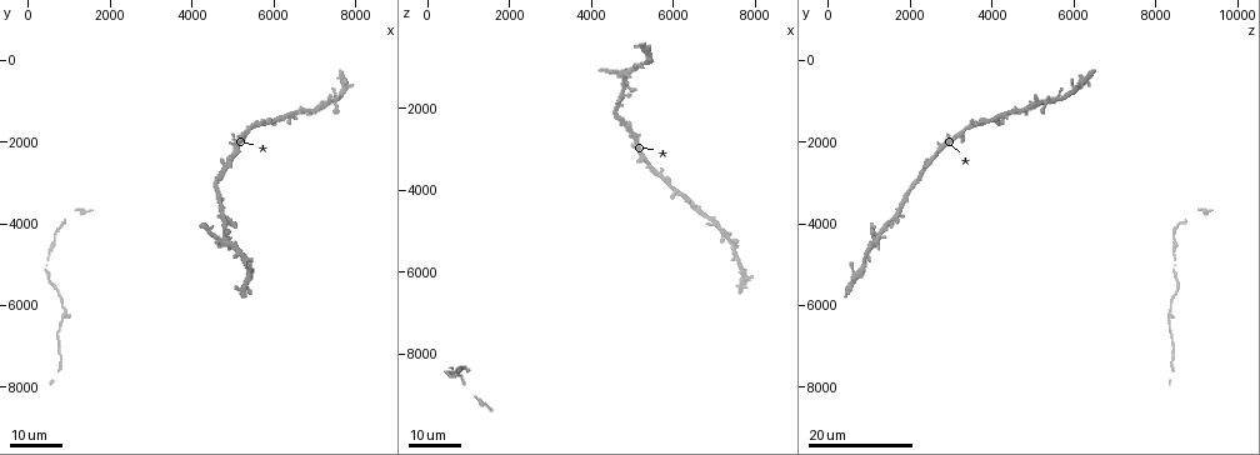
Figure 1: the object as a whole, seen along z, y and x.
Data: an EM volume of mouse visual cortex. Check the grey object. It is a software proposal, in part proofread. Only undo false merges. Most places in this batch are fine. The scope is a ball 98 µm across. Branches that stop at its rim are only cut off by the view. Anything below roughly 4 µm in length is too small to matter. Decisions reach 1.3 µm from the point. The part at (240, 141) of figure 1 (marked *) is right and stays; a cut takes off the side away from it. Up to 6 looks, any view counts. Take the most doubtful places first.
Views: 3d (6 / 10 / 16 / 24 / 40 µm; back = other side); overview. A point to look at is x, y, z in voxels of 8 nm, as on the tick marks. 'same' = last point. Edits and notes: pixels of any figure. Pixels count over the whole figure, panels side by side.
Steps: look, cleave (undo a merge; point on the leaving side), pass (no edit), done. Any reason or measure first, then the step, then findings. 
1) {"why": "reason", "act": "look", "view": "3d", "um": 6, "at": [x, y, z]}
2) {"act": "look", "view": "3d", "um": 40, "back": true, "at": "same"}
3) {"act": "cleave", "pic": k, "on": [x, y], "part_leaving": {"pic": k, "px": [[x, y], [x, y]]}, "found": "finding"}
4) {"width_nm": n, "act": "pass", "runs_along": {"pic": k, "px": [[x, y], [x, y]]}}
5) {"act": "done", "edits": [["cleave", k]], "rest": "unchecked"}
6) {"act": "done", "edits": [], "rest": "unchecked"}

{"why": "three-way junction", "act": "look", "view": "3d", "um": 16, "at": [5300, 1800, 3200]}

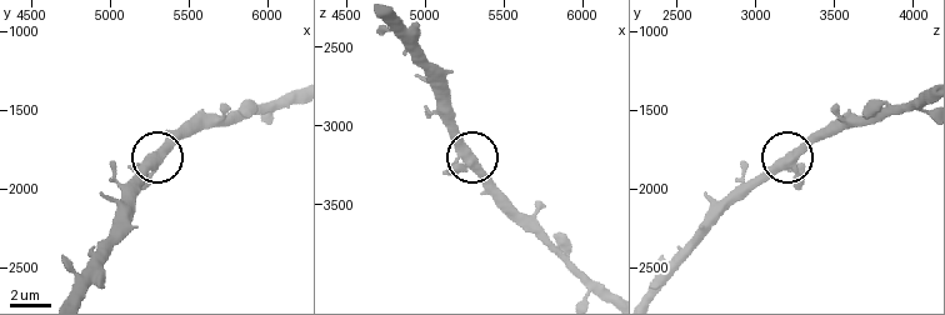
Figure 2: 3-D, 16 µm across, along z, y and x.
{"act": "look", "view": "3d", "um": 6, "at": [5300, 1840, 3240]}

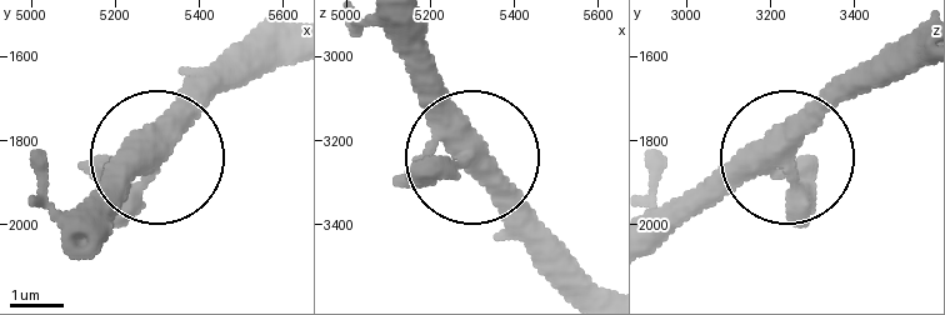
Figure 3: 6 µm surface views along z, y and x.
{"width_nm": 400, "act": "pass", "found": "continuous, no second cell"}

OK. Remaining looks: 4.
{"act": "look", "view": "3d", "um": 24, "at": [800, 6400, 8350]}

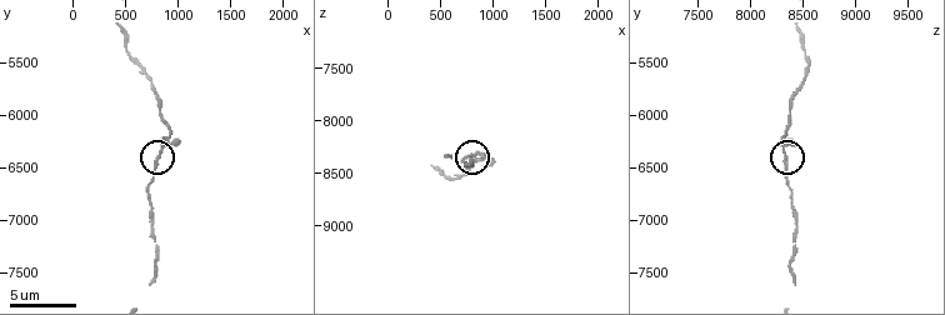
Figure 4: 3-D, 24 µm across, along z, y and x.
{"act": "look", "view": "3d", "um": 6, "at": [820, 6440, 8340]}

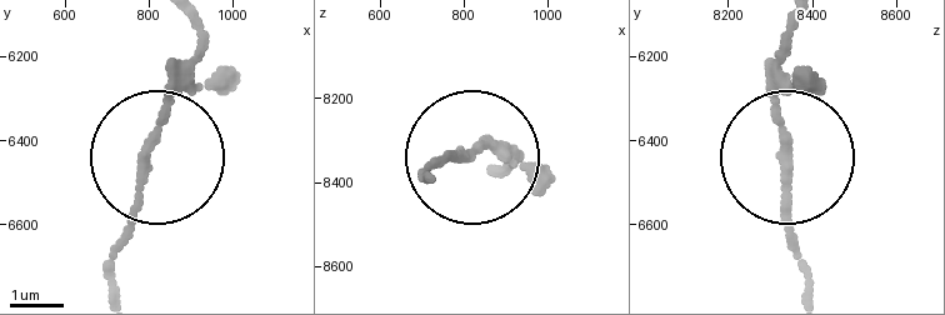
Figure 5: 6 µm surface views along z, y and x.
{"why": "other side", "act": "look", "view": "3d", "um": 6, "back": true, "at": [790, 6425, 8340]}

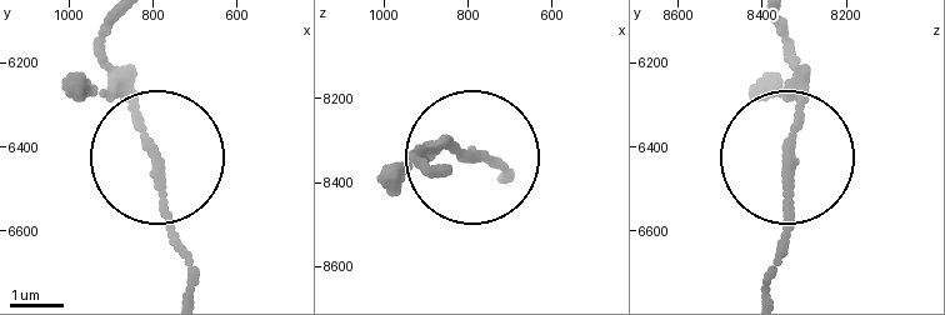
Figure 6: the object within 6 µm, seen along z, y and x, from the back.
{"act": "pass", "found": "one cell here"}

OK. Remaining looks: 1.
{"act": "done", "edits": [], "rest": "unchecked"}

